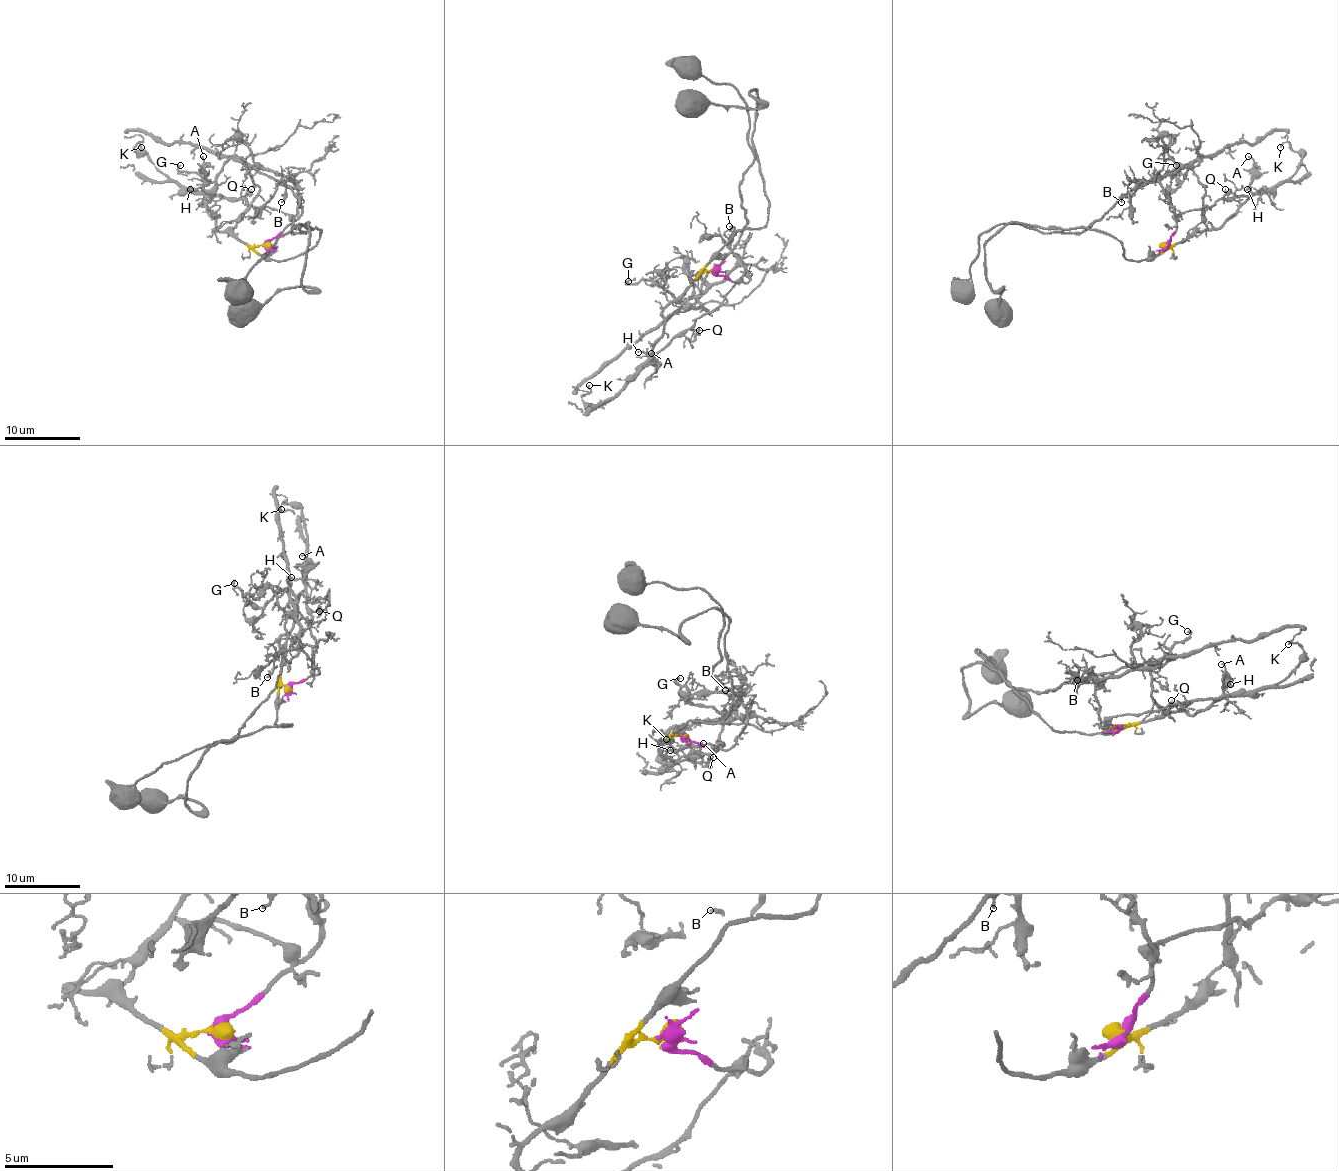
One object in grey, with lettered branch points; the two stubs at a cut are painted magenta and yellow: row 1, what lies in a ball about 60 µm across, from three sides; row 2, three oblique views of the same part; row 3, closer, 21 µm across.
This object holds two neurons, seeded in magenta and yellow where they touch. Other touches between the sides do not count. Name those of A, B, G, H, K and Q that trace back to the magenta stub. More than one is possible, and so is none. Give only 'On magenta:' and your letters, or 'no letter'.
On magenta: B, G

